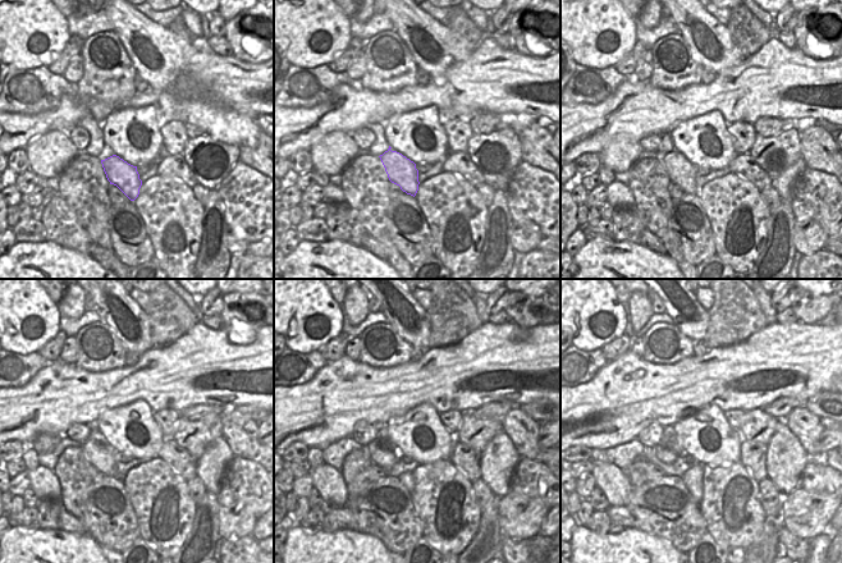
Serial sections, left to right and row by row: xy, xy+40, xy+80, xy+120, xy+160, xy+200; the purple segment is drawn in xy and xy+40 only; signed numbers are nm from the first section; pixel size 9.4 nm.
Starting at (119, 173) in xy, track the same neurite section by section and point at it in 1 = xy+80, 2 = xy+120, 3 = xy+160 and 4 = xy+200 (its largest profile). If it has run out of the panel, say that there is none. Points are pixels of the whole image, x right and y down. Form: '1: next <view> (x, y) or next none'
1: next xy+80 (681, 172)
2: next xy+120 (101, 456)
3: next xy+160 (384, 457)
4: next xy+200 (664, 454)

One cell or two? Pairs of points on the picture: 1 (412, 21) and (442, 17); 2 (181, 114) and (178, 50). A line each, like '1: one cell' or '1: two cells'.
1: two cells
2: one cell

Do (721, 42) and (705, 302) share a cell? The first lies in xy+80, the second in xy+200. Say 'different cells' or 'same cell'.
different cells

